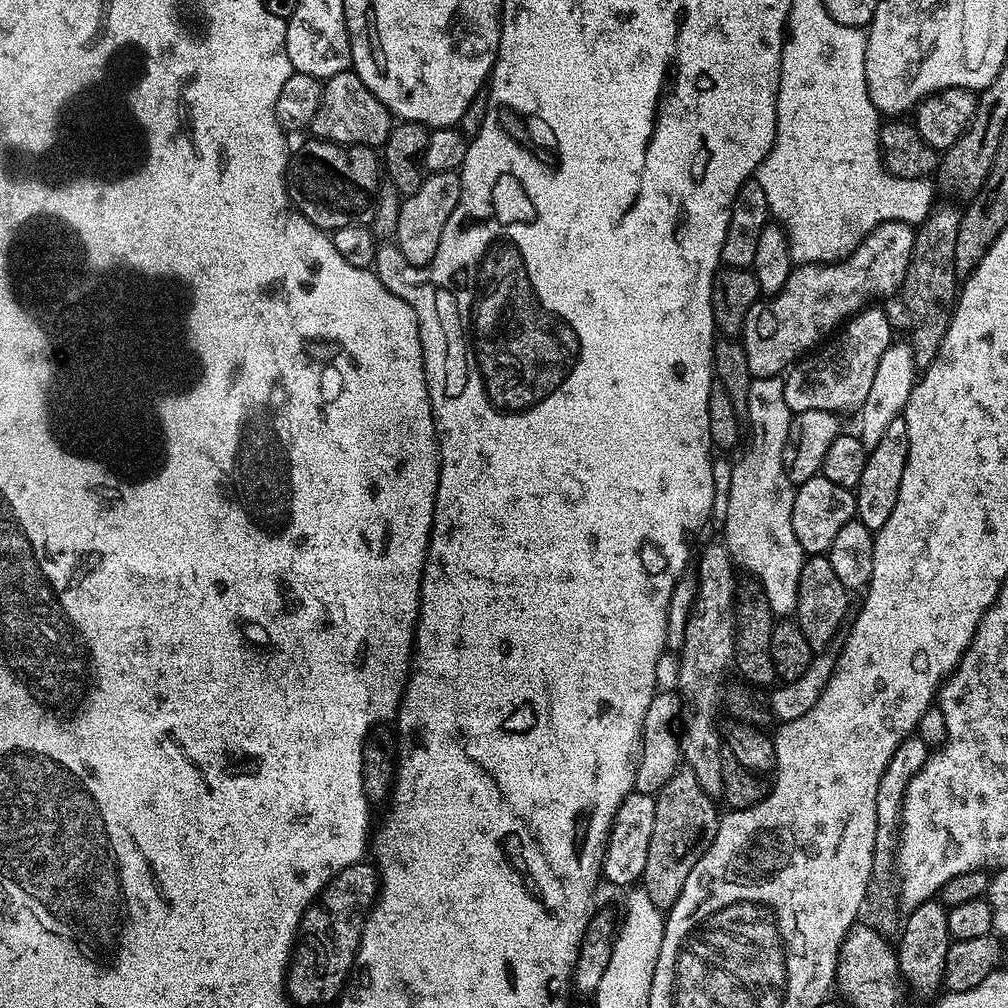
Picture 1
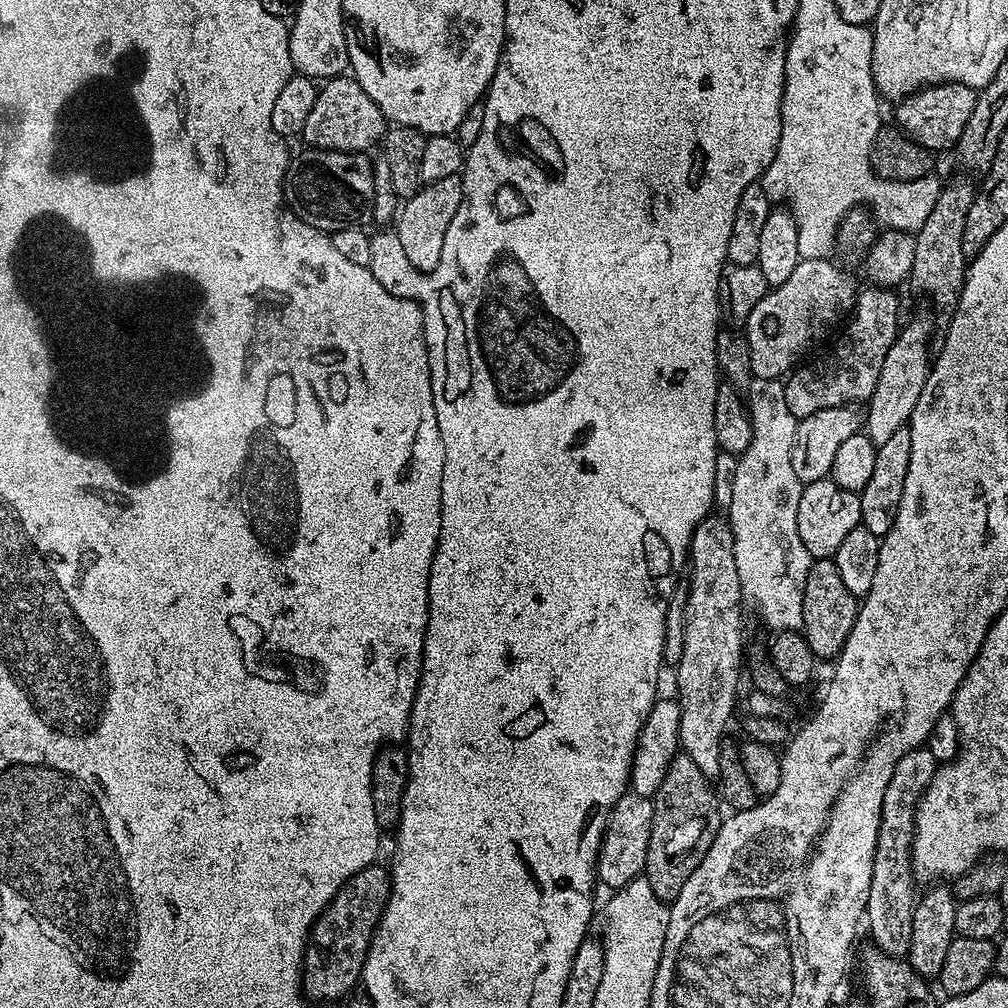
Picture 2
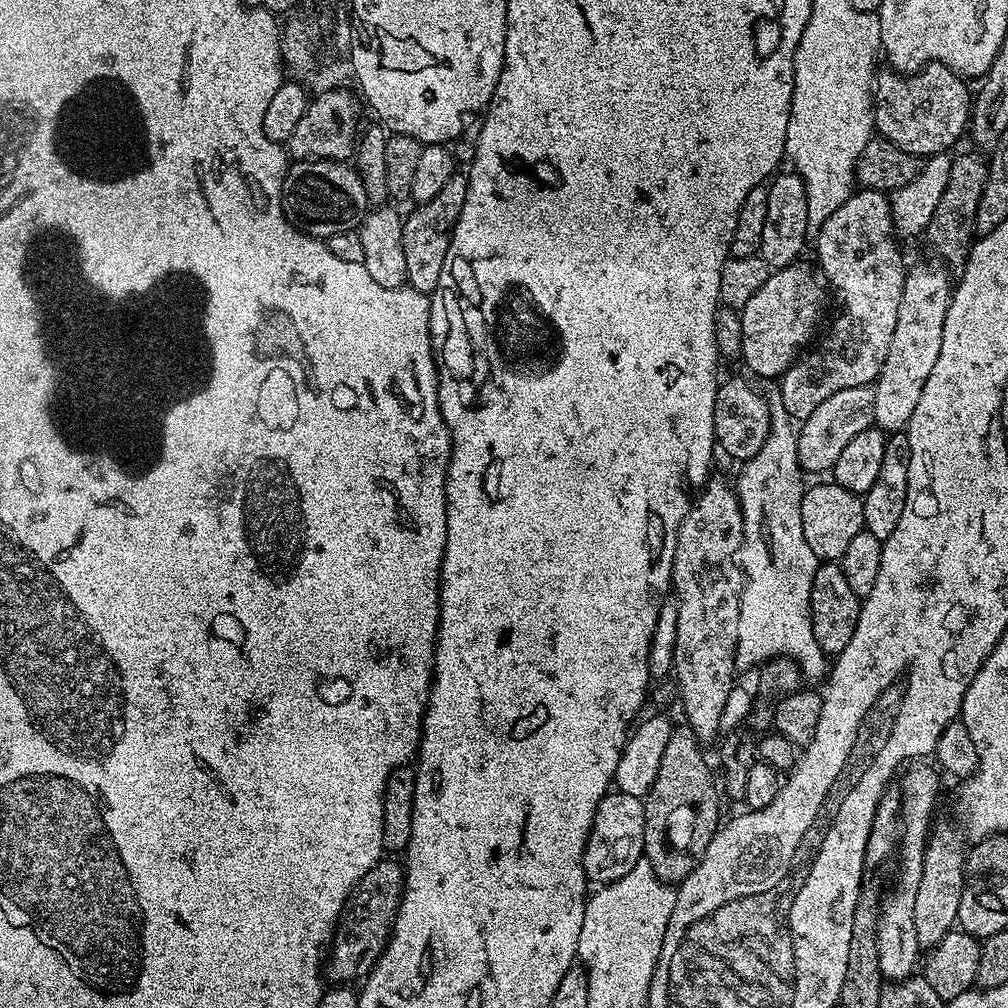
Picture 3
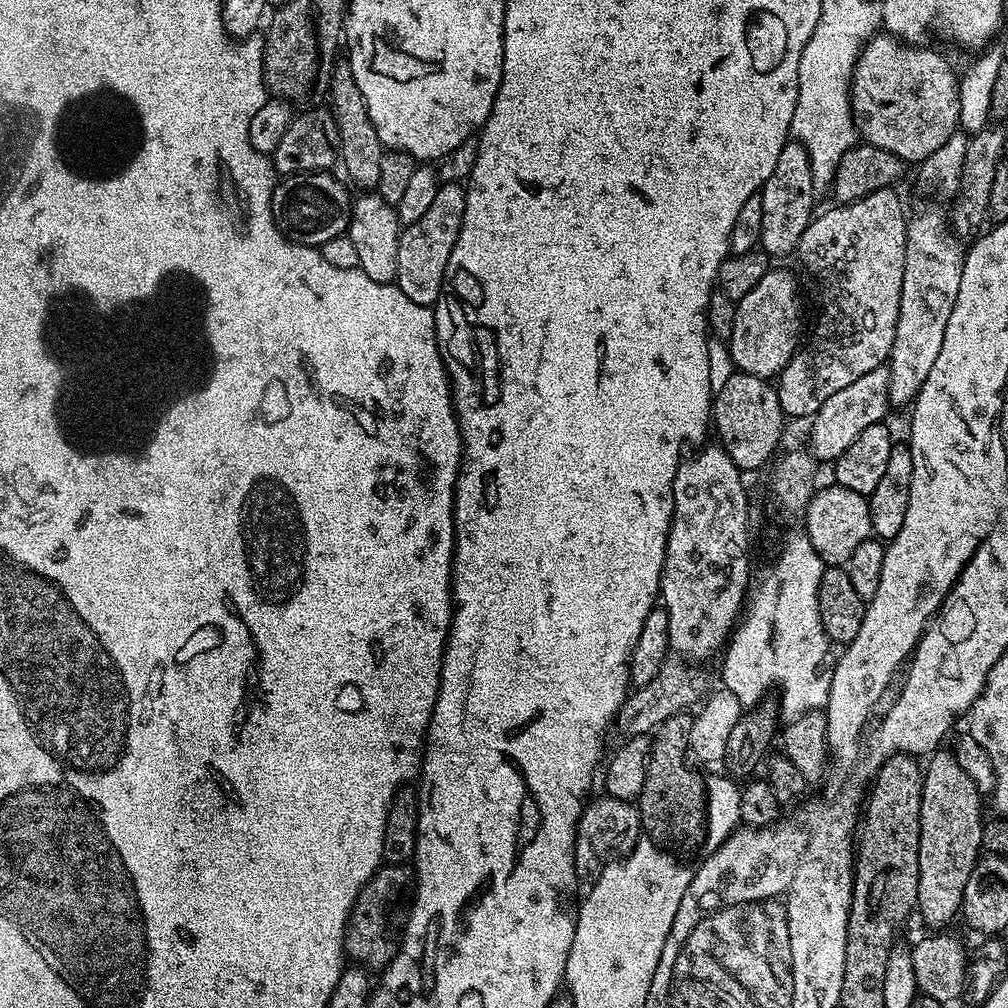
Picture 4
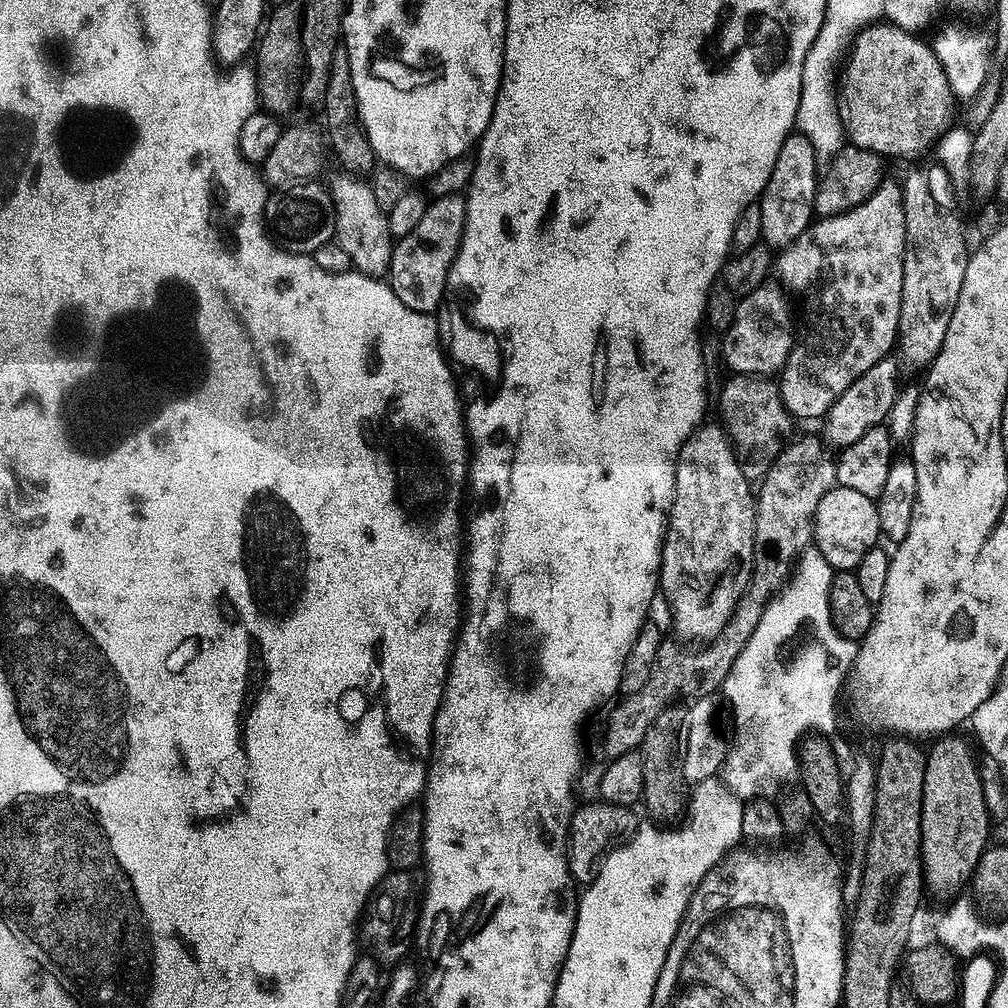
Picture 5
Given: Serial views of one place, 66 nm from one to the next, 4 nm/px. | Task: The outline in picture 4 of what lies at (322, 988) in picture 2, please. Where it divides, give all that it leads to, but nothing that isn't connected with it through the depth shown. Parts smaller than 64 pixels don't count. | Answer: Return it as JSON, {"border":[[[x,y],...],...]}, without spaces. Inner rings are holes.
{"border":[[[385,863],[368,879],[368,884],[358,894],[348,919],[348,931],[344,934],[344,951],[347,959],[362,962],[368,970],[383,969],[396,957],[402,939],[401,929],[408,919],[408,909],[414,895],[414,872],[402,864]]]}

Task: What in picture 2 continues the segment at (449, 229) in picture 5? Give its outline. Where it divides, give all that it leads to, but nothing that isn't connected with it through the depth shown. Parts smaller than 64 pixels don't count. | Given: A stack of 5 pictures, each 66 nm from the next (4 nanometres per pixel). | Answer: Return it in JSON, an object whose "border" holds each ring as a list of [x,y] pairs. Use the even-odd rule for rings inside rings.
{"border":[[[459,175],[440,178],[433,184],[424,184],[409,200],[403,201],[394,221],[394,231],[398,242],[402,242],[402,254],[419,272],[430,273],[438,266],[438,258],[442,258],[442,245],[446,239],[446,230],[454,214],[458,214],[458,206],[462,206],[464,197],[464,181]]]}

